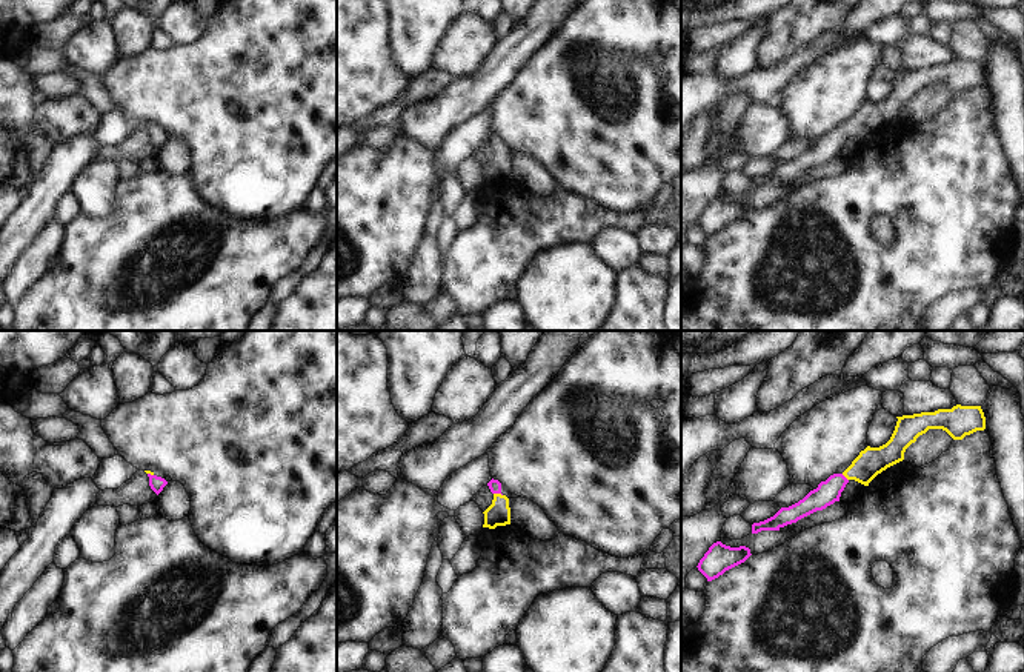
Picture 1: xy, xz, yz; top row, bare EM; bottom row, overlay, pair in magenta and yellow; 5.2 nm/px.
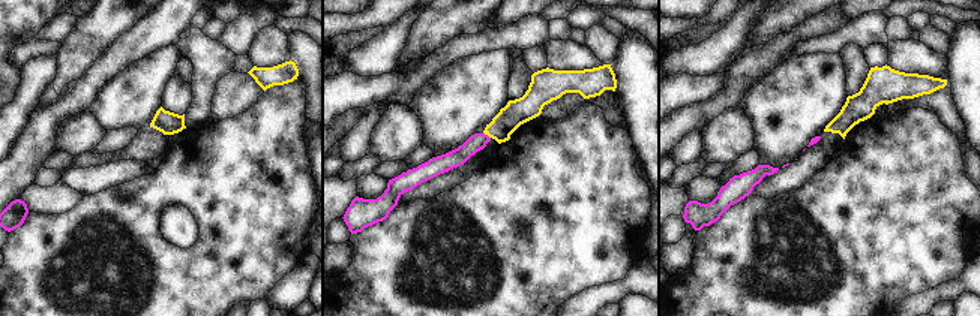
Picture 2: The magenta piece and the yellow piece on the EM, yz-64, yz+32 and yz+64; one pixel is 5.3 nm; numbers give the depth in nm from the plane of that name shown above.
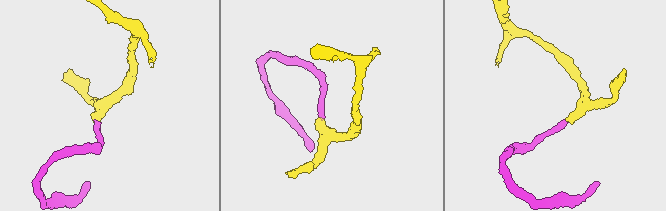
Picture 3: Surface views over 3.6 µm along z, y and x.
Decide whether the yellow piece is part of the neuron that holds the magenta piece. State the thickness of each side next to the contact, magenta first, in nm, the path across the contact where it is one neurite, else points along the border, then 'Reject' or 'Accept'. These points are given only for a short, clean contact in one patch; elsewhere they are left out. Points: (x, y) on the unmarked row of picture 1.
Thickness 60 nm (magenta) against 130 nm. Path across: xz (494, 140), (498, 148), (498, 169). Accept

